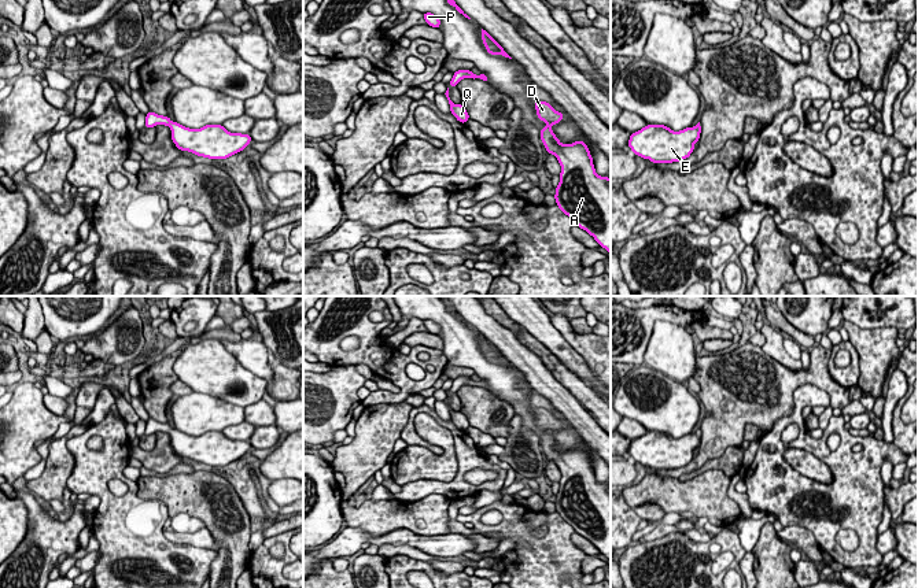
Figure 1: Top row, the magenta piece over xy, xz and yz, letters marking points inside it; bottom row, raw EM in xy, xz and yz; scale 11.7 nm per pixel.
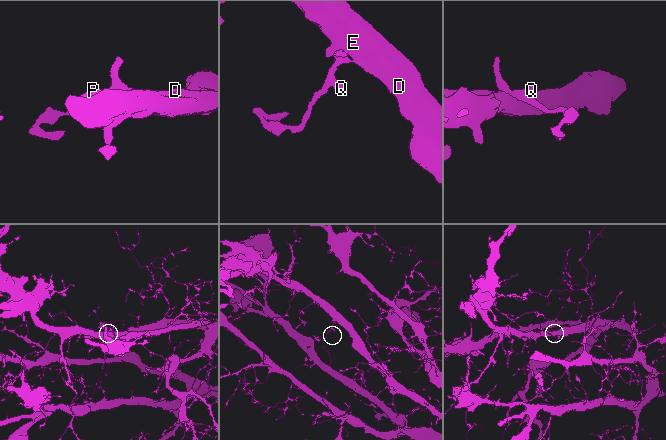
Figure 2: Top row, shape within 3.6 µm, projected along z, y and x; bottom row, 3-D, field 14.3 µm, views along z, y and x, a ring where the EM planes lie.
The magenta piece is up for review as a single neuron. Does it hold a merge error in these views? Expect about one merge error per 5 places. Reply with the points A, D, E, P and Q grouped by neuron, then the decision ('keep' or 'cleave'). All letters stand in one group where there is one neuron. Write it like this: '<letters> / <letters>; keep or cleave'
A D E P Q; keep

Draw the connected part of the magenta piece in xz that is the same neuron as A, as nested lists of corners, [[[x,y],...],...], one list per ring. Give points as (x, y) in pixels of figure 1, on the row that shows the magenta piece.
[[[546,101],[534,106],[537,117],[548,123],[541,129],[542,144],[561,166],[556,204],[611,254],[611,178],[596,173],[586,143],[561,144],[556,137],[550,126],[564,119],[561,112]]]

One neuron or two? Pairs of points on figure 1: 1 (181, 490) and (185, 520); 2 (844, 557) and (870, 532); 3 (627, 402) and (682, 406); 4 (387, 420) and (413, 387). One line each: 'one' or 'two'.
1: two
2: one
3: one
4: two

